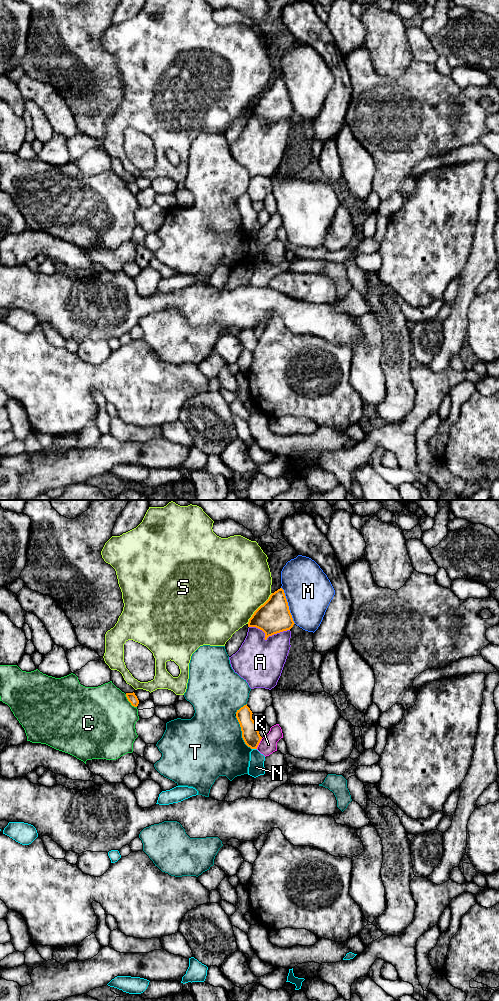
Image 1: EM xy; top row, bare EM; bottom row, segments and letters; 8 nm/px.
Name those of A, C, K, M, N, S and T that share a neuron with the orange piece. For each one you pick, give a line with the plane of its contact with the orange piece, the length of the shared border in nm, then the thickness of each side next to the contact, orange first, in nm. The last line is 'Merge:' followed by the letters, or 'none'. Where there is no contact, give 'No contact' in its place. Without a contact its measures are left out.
Merge: none

